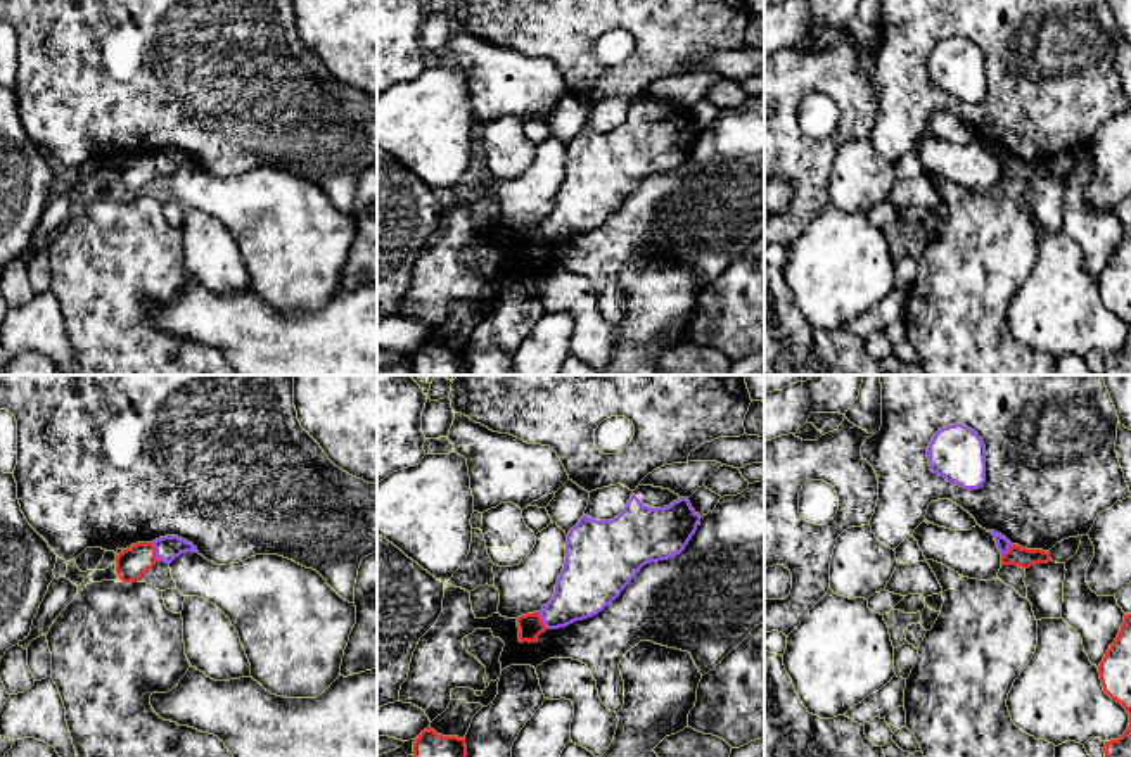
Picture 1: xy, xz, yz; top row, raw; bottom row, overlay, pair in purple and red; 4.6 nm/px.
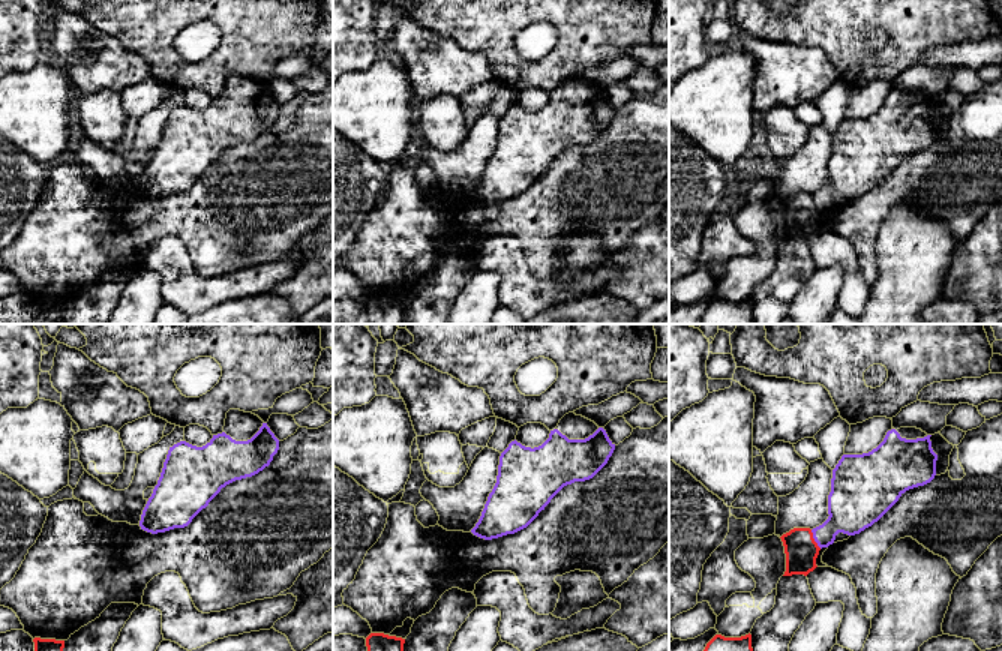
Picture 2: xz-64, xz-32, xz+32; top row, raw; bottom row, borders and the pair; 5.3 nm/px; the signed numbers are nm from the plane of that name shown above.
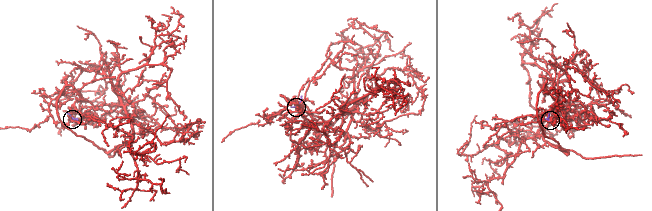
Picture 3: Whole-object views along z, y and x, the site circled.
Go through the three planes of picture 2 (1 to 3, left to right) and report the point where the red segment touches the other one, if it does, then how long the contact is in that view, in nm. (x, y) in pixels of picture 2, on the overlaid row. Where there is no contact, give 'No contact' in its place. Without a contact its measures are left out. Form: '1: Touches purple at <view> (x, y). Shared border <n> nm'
1: No contact
2: No contact
3: Touches purple at xz+32 (815, 539). Shared border 120 nm

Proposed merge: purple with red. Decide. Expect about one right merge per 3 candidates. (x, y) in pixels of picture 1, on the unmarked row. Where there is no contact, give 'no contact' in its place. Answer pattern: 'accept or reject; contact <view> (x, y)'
reject; contact xy (156, 165)

